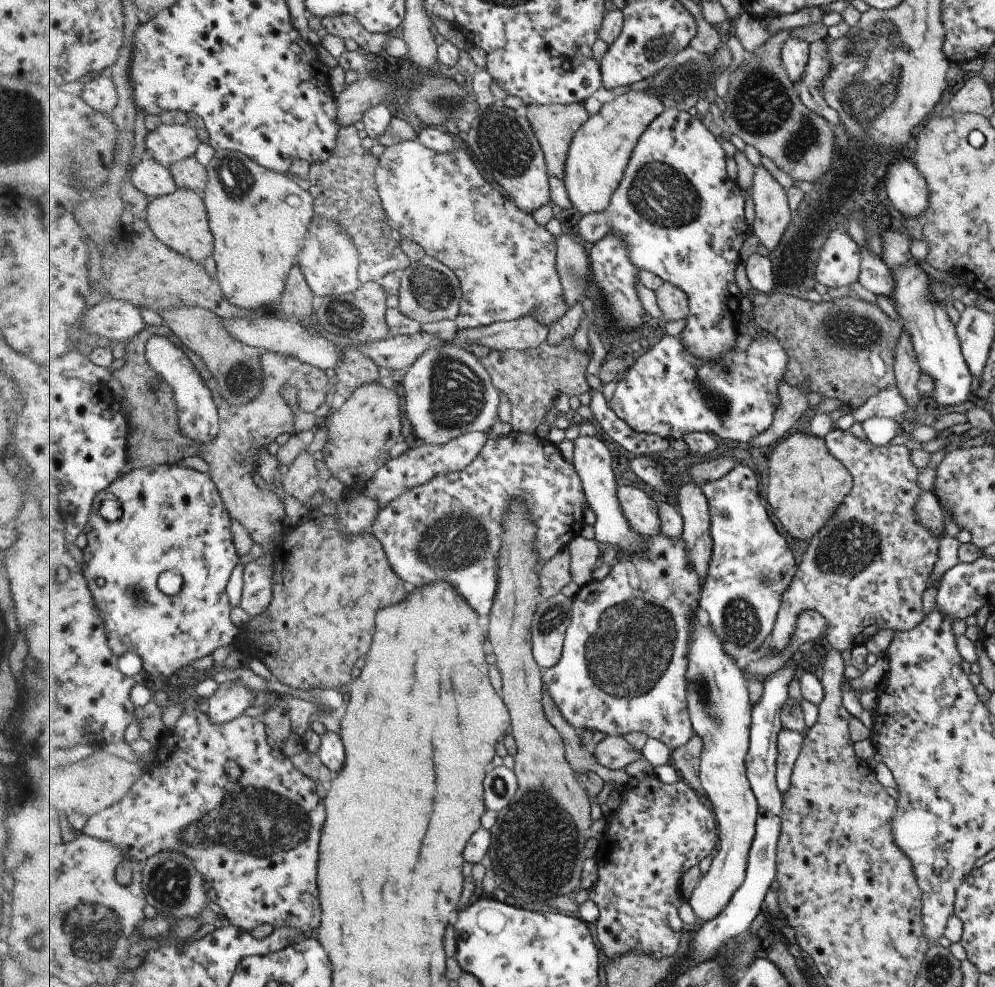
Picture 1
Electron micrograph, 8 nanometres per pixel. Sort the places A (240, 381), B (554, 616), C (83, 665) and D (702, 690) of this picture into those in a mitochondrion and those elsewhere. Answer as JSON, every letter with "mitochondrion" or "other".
{"A":"mitochondrion","B":"mitochondrion","C":"other","D":"mitochondrion"}

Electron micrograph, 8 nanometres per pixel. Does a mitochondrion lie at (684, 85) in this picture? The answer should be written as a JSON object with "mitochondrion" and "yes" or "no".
{"mitochondrion":"yes"}

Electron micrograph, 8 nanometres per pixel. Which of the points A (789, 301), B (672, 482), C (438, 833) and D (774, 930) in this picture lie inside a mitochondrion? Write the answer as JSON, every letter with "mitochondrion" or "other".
{"A":"other","B":"other","C":"other","D":"other"}

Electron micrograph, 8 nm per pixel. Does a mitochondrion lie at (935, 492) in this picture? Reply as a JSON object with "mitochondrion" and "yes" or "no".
{"mitochondrion":"no"}

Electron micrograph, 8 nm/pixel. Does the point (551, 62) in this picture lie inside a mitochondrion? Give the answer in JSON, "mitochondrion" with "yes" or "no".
{"mitochondrion":"no"}

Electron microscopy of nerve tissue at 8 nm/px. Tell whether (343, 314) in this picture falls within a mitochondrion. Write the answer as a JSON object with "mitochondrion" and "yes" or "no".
{"mitochondrion":"yes"}

